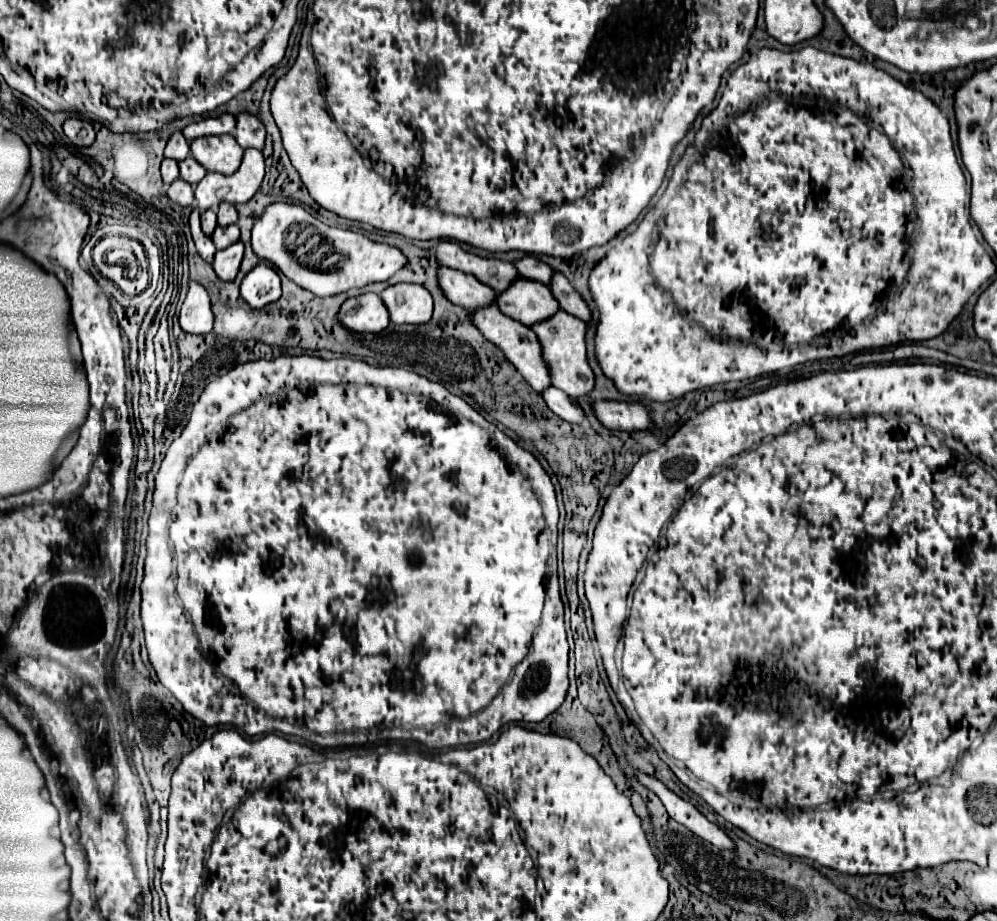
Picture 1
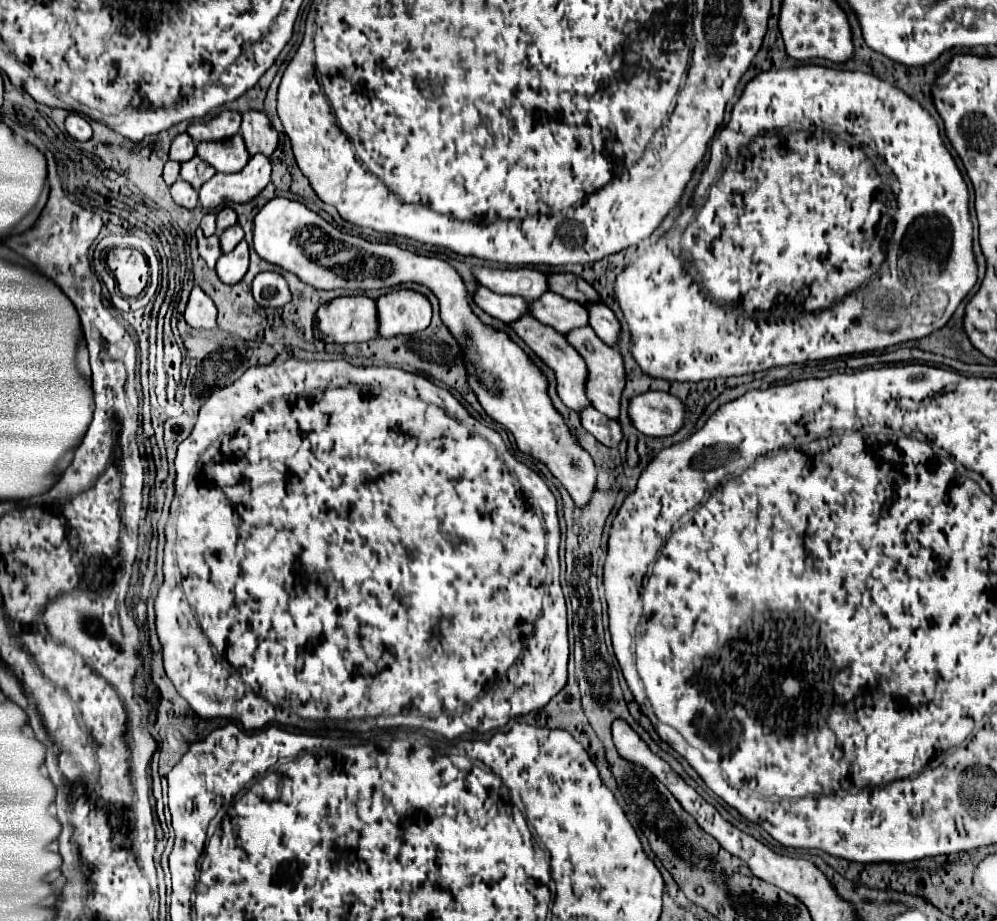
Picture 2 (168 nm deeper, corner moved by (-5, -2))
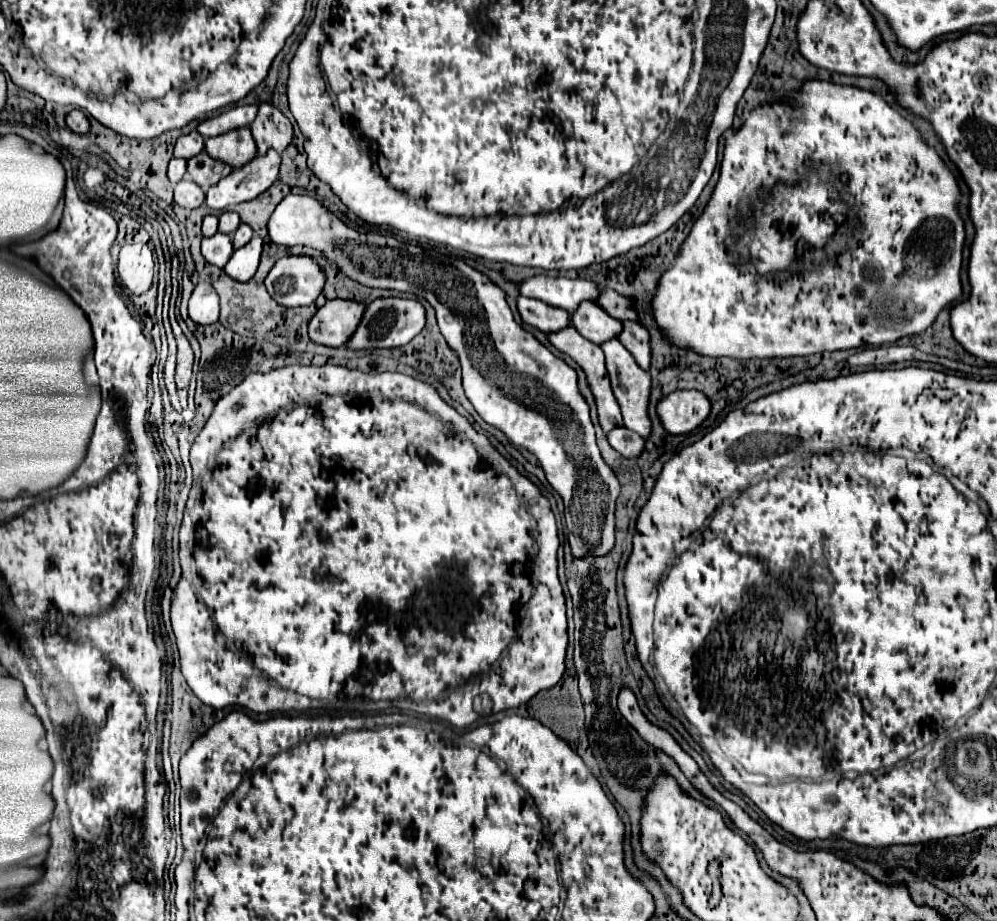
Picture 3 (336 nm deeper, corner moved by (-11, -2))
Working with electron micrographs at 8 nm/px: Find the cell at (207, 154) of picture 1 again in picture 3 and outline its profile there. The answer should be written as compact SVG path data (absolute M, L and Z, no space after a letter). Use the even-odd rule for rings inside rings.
M236 128L220 136L208 138L204 148L212 158L230 164L232 168L242 168L256 156L256 144L250 128Z

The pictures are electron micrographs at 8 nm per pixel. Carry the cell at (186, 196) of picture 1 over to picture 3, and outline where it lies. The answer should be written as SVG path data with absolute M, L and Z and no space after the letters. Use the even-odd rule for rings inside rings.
M184 178L174 186L174 202L182 208L198 208L204 202L204 192L190 178Z

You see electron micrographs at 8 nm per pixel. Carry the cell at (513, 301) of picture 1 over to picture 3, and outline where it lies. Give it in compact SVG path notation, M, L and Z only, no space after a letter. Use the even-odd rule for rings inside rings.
M582 302L576 312L572 312L572 326L594 344L604 344L612 338L618 338L622 322L608 316L598 304Z

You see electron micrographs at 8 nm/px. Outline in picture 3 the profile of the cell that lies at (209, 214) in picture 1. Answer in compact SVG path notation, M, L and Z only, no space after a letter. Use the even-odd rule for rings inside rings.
M208 214L202 222L202 234L204 236L214 236L218 232L218 216L216 214Z

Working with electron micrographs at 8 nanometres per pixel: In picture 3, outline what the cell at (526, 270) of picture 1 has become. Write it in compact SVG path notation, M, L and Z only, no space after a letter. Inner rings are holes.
M612 288L602 290L598 302L598 306L602 306L612 318L618 320L638 320L638 310L634 308L634 302L622 294L618 294Z

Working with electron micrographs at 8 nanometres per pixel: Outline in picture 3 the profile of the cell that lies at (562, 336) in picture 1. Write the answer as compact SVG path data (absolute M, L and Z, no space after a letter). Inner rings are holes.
M616 338L610 340L610 342L604 342L602 350L606 354L606 368L608 368L608 376L612 380L614 396L620 402L620 408L622 408L624 426L628 430L636 432L636 434L642 434L642 438L650 438L650 434L652 434L652 422L648 418L648 402L650 402L652 376L636 364L636 360L632 358L632 354Z

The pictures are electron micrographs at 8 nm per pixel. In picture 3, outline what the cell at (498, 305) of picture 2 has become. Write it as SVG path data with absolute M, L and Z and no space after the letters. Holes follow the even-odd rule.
M520 296L518 298L518 310L520 310L520 316L522 316L522 320L526 324L536 326L544 334L560 332L560 330L568 328L570 322L572 322L570 312L554 308L554 306L548 306L544 302L540 302L540 300L534 300L534 298Z

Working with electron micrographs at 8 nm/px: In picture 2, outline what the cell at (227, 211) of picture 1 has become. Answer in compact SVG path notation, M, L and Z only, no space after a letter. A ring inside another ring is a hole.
M222 208L218 212L218 222L216 222L216 234L222 234L230 226L236 224L236 212L232 208Z

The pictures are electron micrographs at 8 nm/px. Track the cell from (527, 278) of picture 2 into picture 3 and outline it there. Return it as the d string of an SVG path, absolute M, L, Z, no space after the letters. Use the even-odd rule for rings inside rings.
M534 276L522 282L520 292L528 298L536 298L548 302L550 306L564 308L568 312L576 310L582 300L596 302L600 296L600 286L596 282L584 278L550 278L550 276Z

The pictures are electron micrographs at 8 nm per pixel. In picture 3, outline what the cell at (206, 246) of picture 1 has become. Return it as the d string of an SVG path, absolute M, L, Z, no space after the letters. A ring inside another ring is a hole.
M218 232L216 236L210 236L210 238L204 238L202 240L202 256L218 266L218 268L224 268L226 262L230 260L234 248L232 248L232 236L228 234L222 234Z

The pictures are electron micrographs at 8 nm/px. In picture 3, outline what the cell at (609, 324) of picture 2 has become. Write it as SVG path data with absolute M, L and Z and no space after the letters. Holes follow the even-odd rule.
M624 322L624 330L618 340L628 348L640 368L648 370L652 350L650 350L650 334L640 322Z

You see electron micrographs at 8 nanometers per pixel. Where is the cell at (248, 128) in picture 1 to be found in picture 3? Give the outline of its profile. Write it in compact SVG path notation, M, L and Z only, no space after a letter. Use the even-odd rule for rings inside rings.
M264 102L258 108L256 120L250 124L252 136L258 146L258 154L274 148L276 152L284 152L284 148L292 140L292 124L290 120L272 104Z

